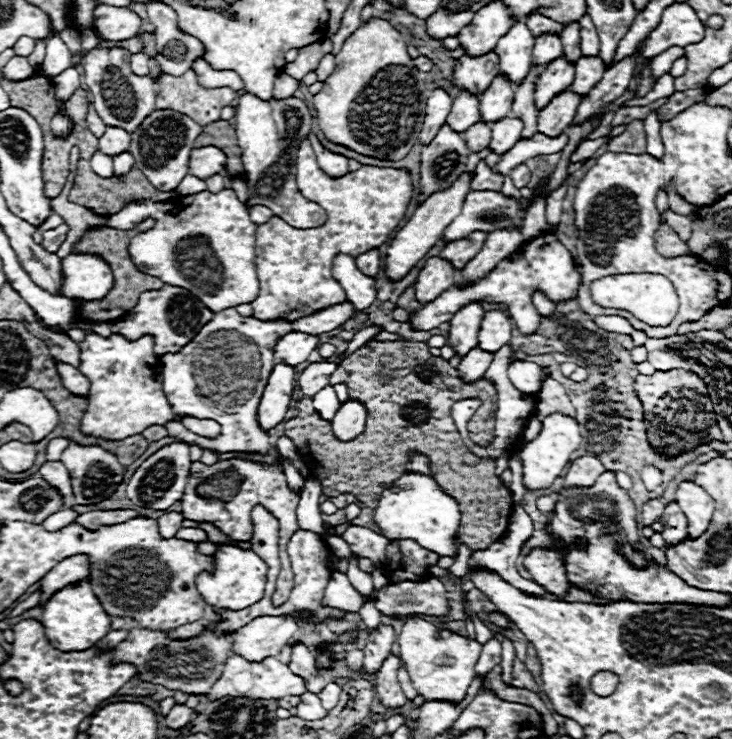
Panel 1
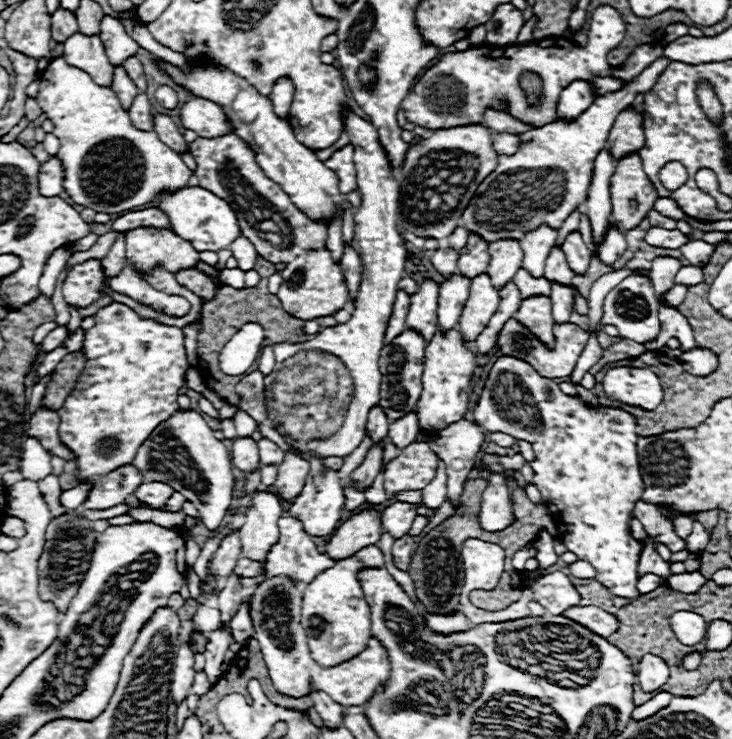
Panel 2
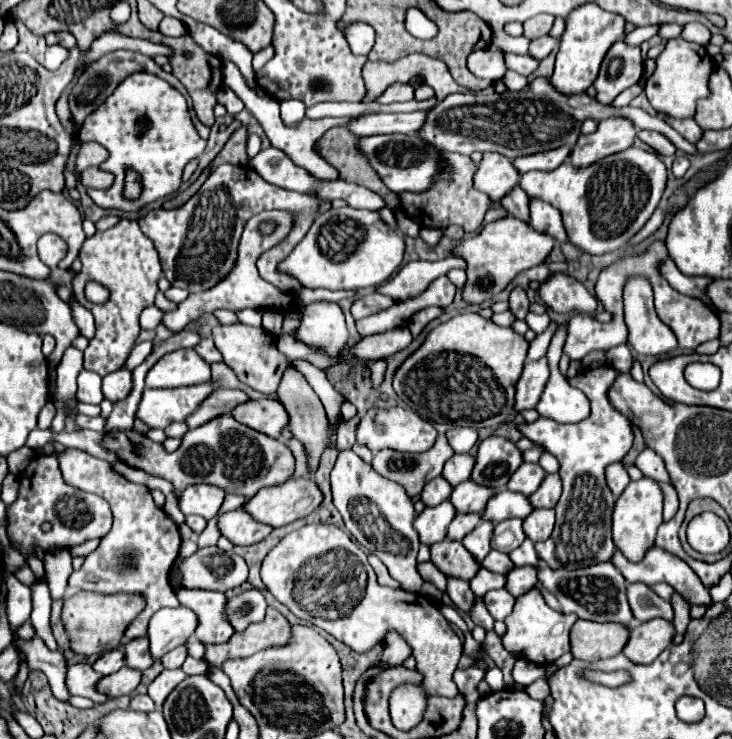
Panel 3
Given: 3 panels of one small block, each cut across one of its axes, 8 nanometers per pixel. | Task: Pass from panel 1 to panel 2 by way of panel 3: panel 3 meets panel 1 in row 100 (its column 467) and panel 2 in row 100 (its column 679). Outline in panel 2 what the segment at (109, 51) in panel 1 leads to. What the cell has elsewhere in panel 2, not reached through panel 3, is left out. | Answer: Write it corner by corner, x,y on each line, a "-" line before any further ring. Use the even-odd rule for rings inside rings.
138,94
128,110
130,122
138,130
152,130
152,106
146,94

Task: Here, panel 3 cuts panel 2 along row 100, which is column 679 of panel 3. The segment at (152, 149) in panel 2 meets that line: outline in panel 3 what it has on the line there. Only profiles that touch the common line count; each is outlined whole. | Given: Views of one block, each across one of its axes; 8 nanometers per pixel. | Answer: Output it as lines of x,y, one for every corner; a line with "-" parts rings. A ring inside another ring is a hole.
674,38
666,42
664,52
656,58
656,70
646,80
646,96
656,110
656,114
666,114
670,118
694,118
696,114
696,102
700,98
706,98
708,90
708,78
716,70
716,62
706,52
702,44
688,42
684,38

